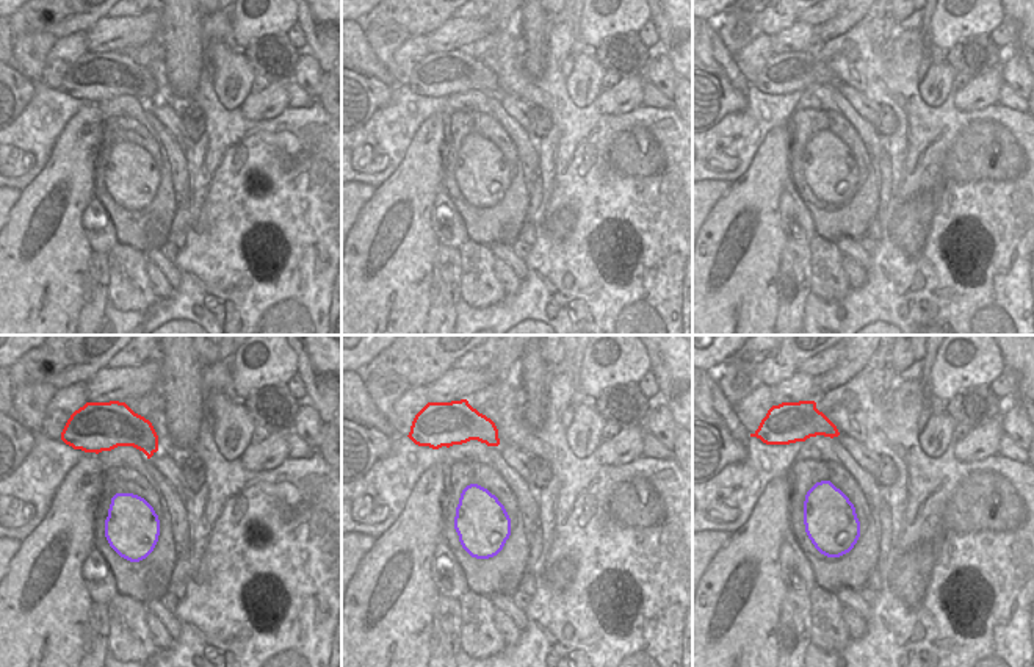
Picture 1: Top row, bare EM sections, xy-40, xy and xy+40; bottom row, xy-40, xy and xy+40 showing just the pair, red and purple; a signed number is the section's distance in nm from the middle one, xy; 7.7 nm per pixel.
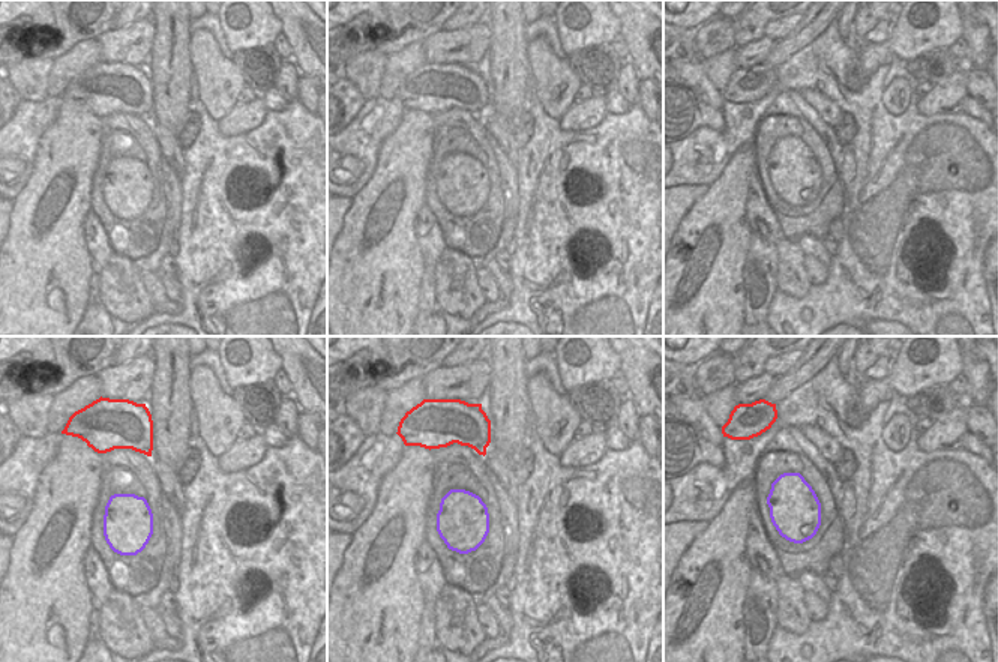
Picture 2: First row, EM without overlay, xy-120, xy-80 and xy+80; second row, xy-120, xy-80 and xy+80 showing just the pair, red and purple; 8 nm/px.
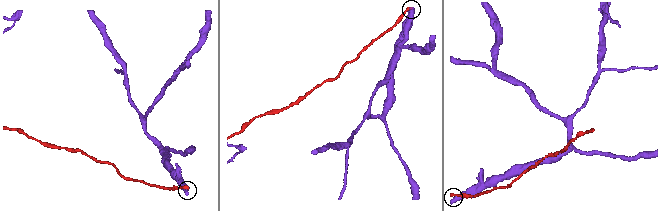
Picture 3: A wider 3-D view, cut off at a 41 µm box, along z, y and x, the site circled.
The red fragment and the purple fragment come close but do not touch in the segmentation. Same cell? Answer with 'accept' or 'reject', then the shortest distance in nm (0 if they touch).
reject; 300 nm apart

